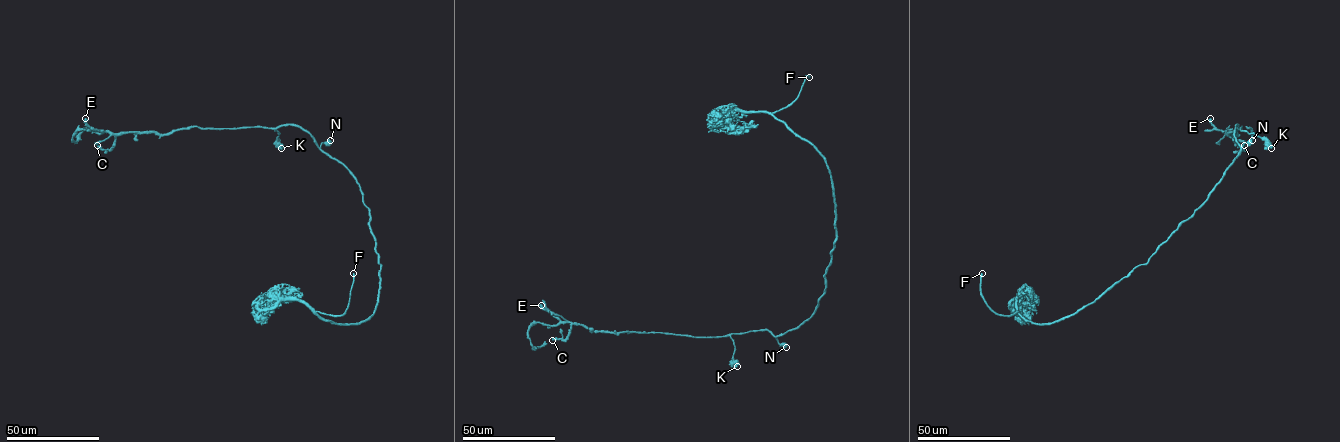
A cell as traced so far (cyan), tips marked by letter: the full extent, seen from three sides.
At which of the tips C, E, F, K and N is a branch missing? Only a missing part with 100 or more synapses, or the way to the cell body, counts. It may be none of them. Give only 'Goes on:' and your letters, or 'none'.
Goes on: F

